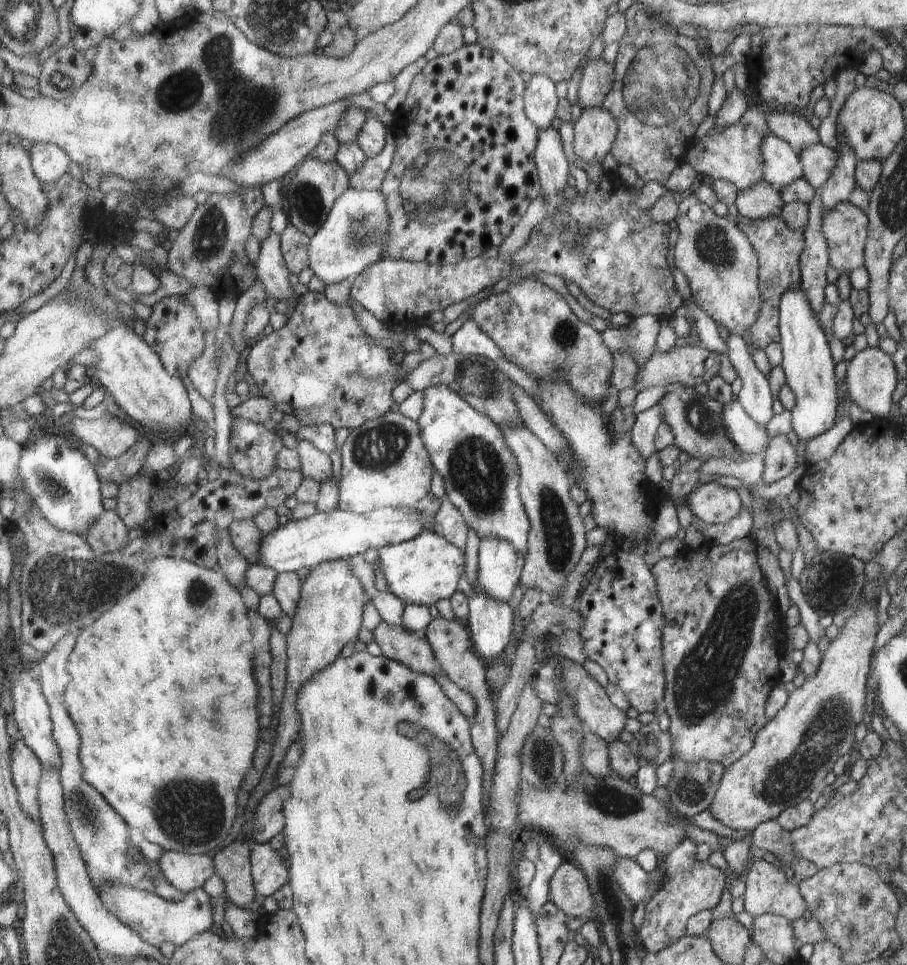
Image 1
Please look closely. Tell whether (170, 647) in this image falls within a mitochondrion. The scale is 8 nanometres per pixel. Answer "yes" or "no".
no

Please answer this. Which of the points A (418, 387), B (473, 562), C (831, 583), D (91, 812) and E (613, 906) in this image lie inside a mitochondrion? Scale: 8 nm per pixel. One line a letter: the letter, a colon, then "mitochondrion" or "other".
A: other
B: other
C: mitochondrion
D: mitochondrion
E: mitochondrion

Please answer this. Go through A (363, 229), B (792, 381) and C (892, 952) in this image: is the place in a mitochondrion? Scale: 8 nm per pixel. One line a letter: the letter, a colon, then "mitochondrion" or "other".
A: mitochondrion
B: other
C: other

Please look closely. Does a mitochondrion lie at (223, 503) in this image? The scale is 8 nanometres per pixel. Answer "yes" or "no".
no

